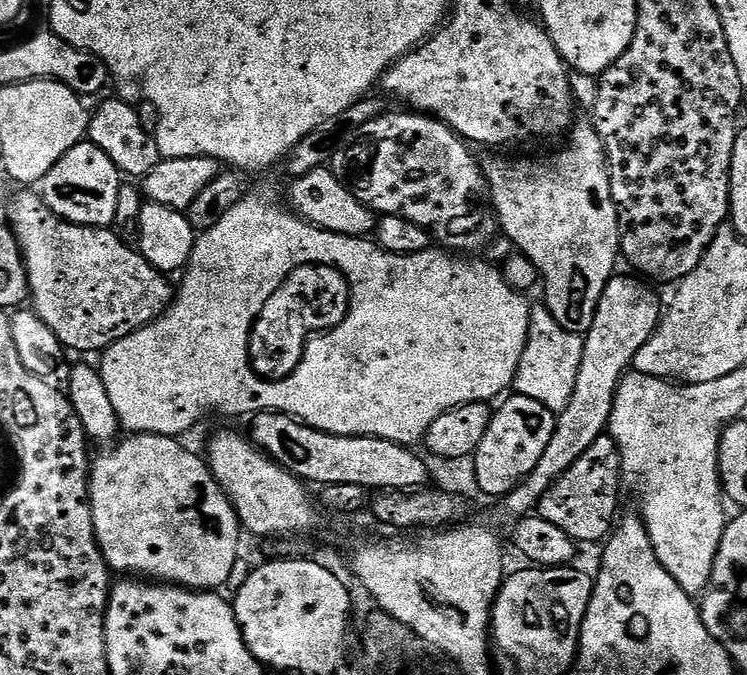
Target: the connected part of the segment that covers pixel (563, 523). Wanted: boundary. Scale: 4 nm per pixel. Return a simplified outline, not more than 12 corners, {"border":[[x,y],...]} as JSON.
{"border":[[605,434],[555,480],[538,514],[592,544],[611,533],[622,477]]}

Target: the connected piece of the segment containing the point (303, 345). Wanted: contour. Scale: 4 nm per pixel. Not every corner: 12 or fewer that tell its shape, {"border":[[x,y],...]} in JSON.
{"border":[[308,264],[270,296],[252,327],[249,364],[291,374],[312,334],[348,316],[348,280]]}

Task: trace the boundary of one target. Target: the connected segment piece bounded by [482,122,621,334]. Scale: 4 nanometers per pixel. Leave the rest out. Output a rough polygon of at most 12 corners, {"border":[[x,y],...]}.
{"border":[[591,123],[541,160],[484,160],[498,228],[587,334],[620,251]]}

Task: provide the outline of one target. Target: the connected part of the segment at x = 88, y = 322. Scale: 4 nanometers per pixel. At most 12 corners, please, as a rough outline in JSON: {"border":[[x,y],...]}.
{"border":[[6,209],[31,307],[65,349],[103,353],[174,299],[111,227]]}

